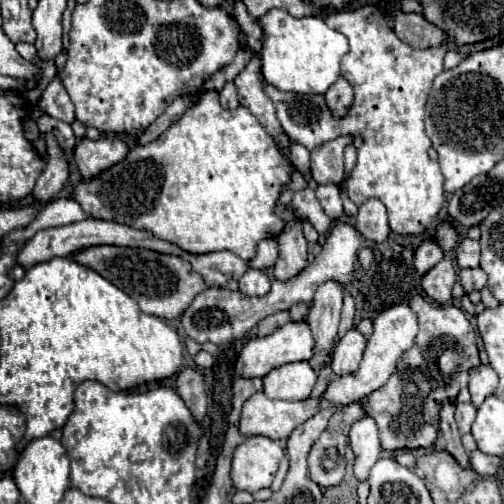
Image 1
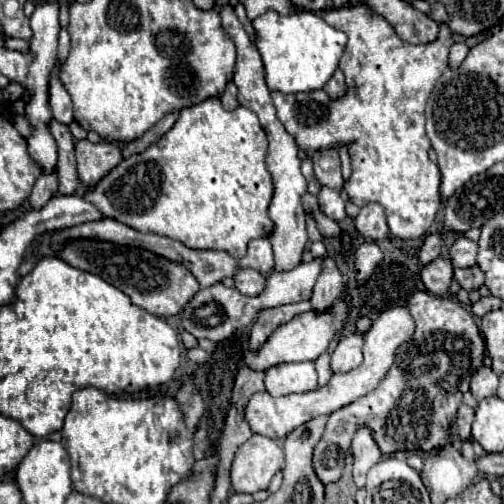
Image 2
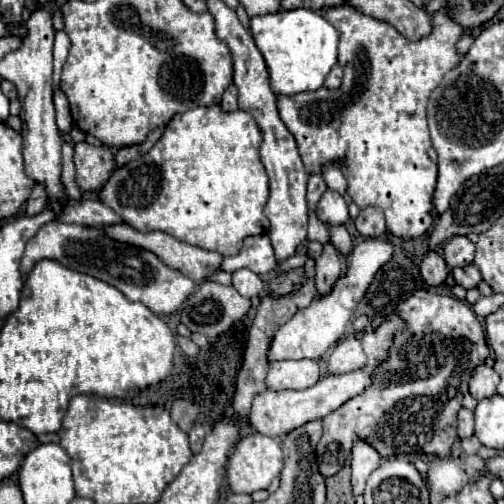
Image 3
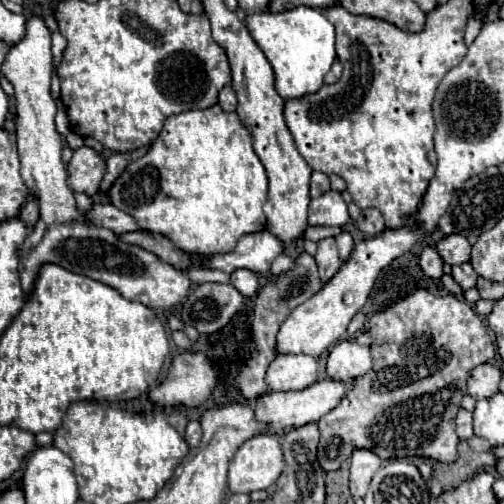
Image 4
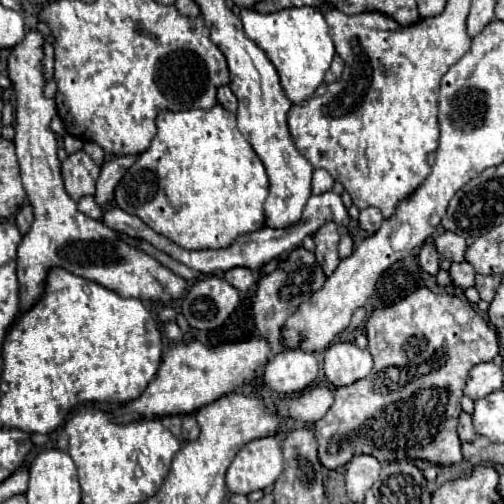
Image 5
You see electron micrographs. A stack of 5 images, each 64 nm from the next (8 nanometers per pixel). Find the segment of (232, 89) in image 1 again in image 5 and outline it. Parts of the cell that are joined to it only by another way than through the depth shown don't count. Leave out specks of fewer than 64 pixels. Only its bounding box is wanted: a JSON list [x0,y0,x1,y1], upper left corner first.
[218,86,236,112]

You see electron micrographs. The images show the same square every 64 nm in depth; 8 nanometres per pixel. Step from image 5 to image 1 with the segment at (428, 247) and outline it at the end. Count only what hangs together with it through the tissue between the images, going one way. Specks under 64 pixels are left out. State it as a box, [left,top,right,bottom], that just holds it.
[422,258,458,304]

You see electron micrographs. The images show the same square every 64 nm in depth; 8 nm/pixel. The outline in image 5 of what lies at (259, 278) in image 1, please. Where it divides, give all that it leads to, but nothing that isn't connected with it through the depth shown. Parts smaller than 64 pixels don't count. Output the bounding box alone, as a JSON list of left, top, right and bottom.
[224,268,256,292]

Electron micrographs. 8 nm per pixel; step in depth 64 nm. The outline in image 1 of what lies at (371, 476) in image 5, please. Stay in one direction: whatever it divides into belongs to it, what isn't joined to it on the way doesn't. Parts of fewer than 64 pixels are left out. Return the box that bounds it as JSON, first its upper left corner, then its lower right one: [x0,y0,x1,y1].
[350,414,382,480]

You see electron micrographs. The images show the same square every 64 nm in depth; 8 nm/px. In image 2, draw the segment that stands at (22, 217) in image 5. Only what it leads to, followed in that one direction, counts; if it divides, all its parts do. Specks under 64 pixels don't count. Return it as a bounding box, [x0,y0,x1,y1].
[30,170,58,210]

